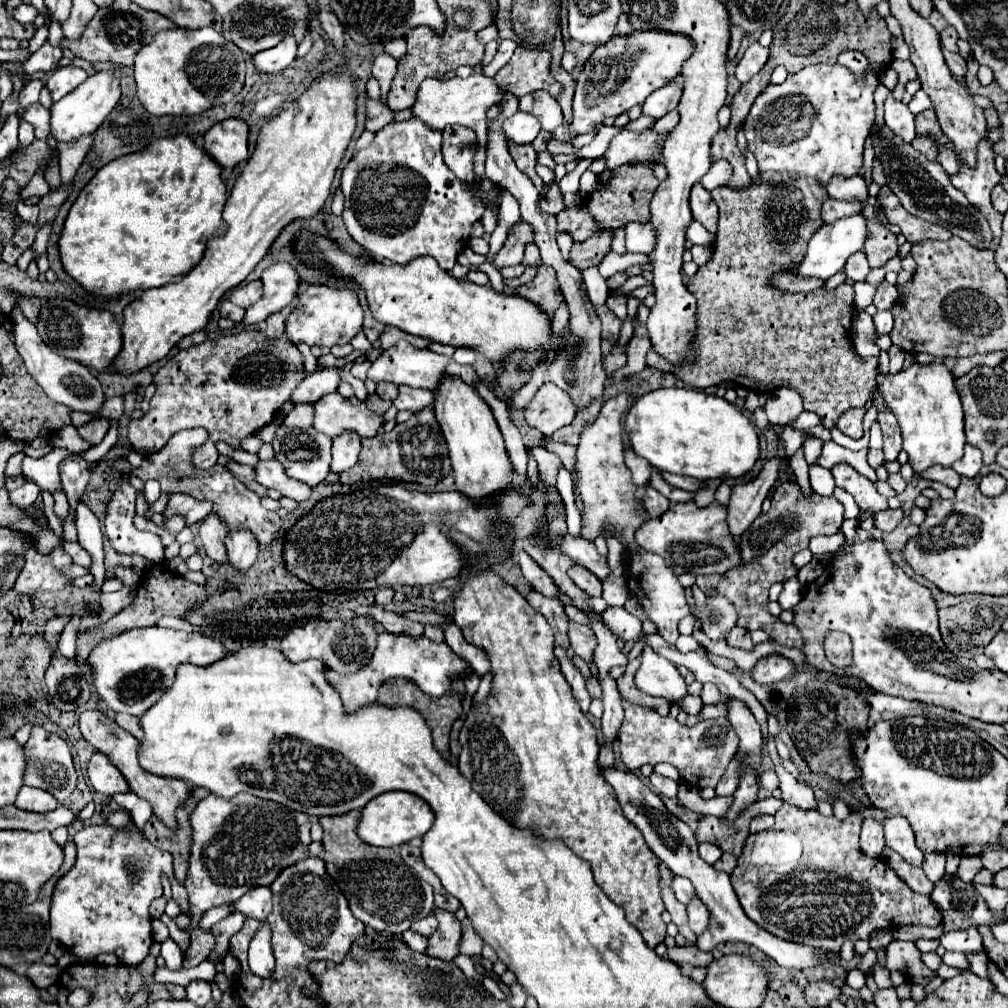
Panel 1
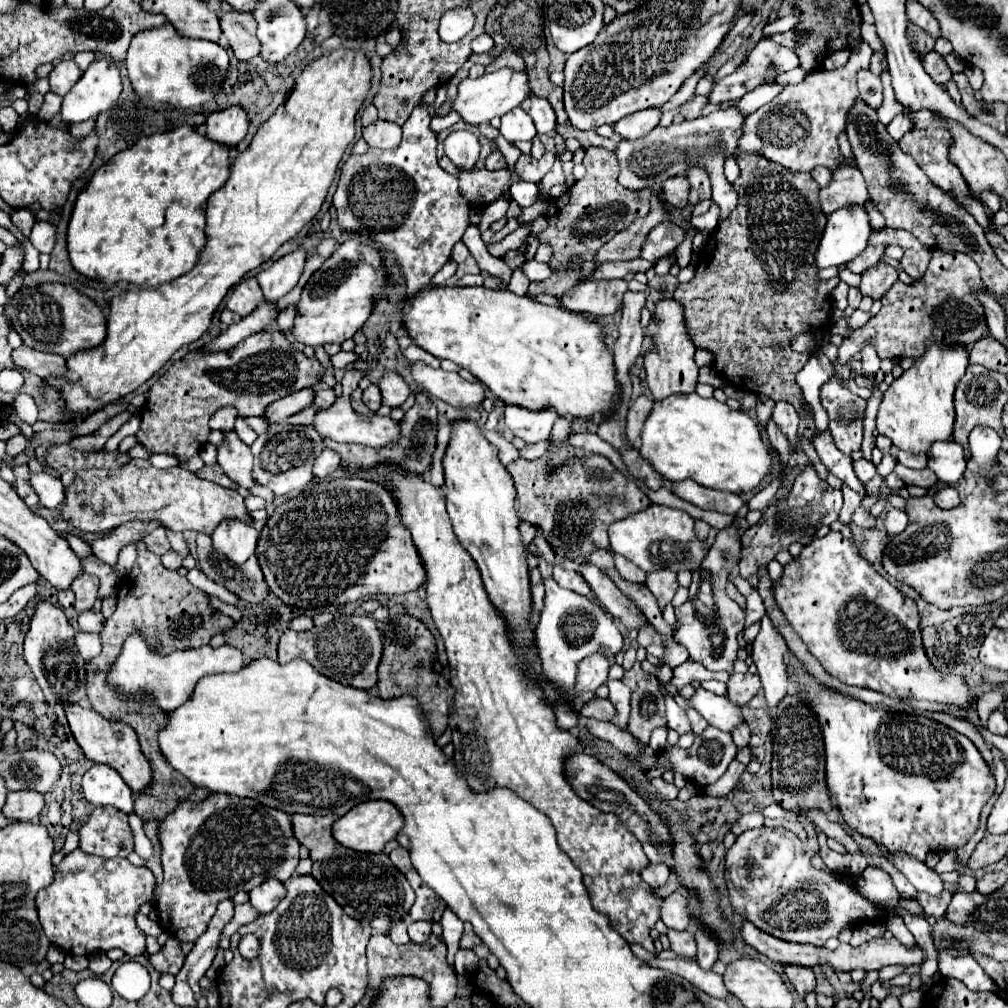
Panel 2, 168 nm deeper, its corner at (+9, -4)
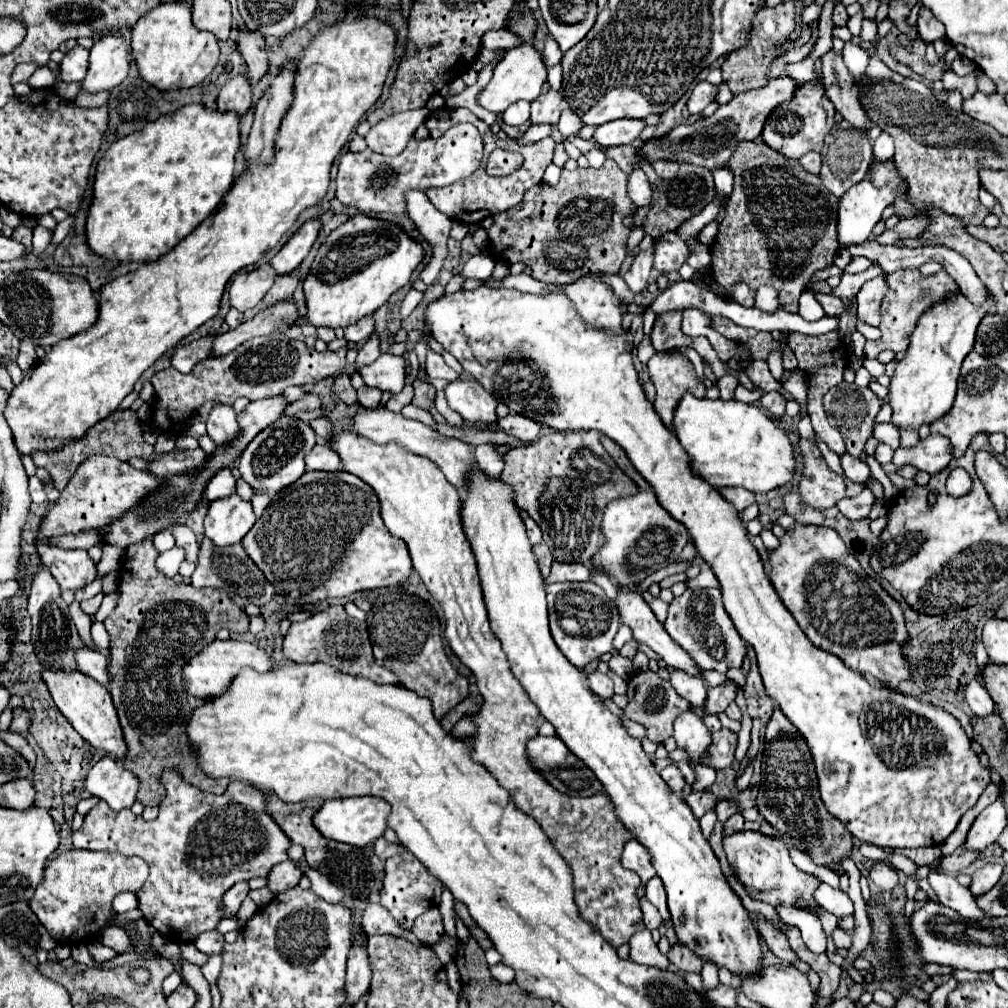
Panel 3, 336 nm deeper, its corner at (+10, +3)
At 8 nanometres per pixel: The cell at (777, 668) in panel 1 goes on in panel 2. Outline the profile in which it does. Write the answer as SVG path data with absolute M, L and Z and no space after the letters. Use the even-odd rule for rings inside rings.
M731 674L727 682L727 698L737 706L745 706L761 690L759 674Z

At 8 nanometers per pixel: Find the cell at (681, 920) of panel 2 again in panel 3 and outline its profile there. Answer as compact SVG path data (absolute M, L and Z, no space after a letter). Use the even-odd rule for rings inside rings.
M652 877L646 883L646 897L660 911L662 919L670 921L670 913L668 913L668 905L666 905L666 893L664 893L664 883L662 883L660 877Z

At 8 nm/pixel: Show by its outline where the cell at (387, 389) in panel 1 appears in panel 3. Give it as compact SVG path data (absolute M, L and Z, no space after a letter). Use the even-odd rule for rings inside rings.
M360 387L358 389L358 401L362 407L378 407L380 405L380 397L382 397L382 391L380 389L374 389L374 387Z

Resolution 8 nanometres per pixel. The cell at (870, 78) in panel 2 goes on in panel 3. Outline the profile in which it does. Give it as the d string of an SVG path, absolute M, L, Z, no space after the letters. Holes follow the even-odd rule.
M846 41L844 49L842 49L842 57L844 57L844 63L850 71L850 75L862 83L866 79L866 69L868 69L868 61L870 61L870 55L858 45L858 43L850 43Z

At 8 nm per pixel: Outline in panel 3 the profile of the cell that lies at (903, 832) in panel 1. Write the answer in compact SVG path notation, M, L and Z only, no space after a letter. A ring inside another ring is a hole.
M930 871L928 873L928 883L938 895L940 903L956 909L962 917L966 919L980 919L984 913L980 913L980 907L976 905L976 897L972 897L970 889L962 887L954 875L950 873L940 873L940 871Z

